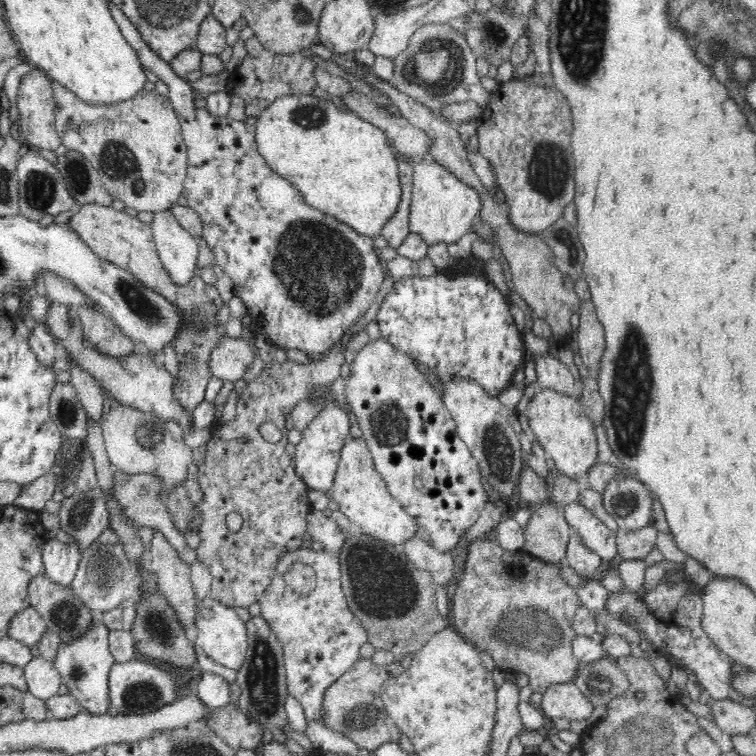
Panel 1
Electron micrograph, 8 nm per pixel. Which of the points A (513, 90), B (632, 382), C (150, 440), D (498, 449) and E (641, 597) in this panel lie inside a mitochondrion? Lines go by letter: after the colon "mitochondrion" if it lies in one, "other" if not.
A: other
B: mitochondrion
C: mitochondrion
D: mitochondrion
E: other

